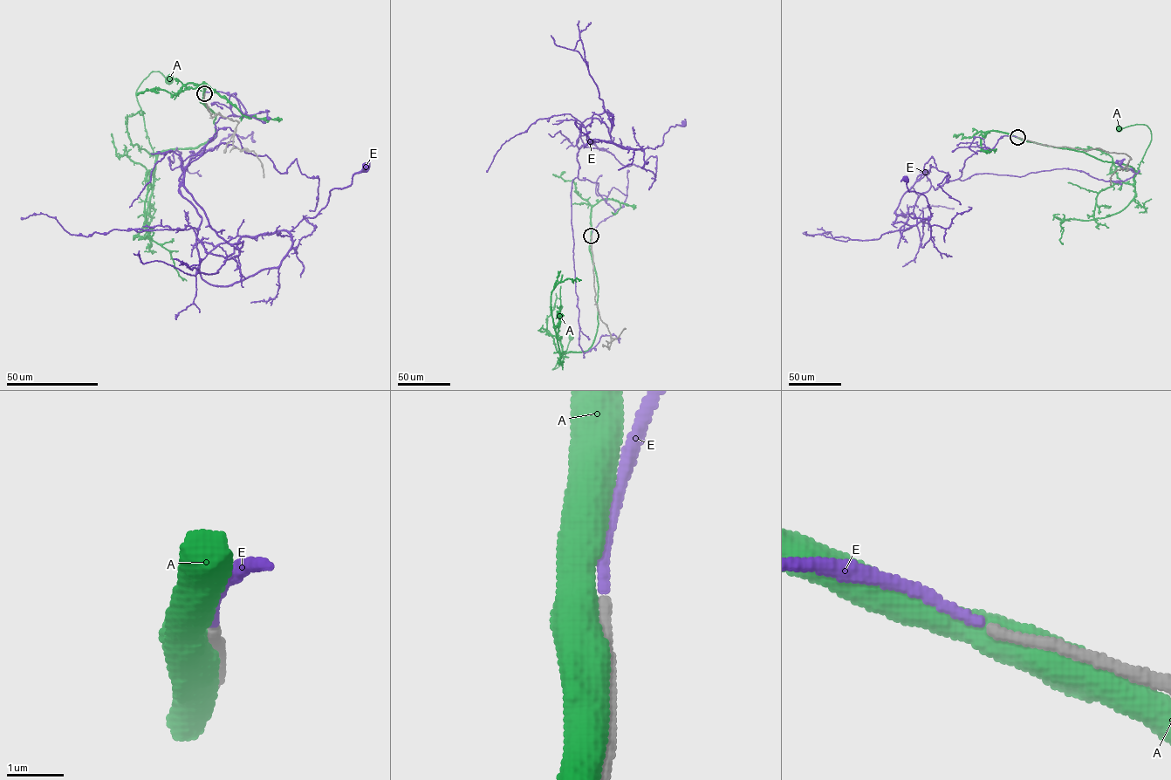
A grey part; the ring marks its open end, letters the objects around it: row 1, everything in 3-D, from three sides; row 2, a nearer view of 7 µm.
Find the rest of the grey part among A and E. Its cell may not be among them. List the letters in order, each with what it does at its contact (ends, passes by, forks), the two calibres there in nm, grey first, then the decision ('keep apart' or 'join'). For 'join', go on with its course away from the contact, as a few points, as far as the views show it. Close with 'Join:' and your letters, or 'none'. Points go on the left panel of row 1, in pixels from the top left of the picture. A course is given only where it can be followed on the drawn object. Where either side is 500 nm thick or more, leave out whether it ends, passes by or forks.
A: 220 nm thick on the grey side, 550 nm on the other; keep apart
E: it ends there; 180 nm thick on the grey side, 170 nm on the other; join; it runs (204, 93), (229, 93), (246, 113), (221, 117), (181, 165), (207, 253), (291, 230), (366, 167)
Join: E

